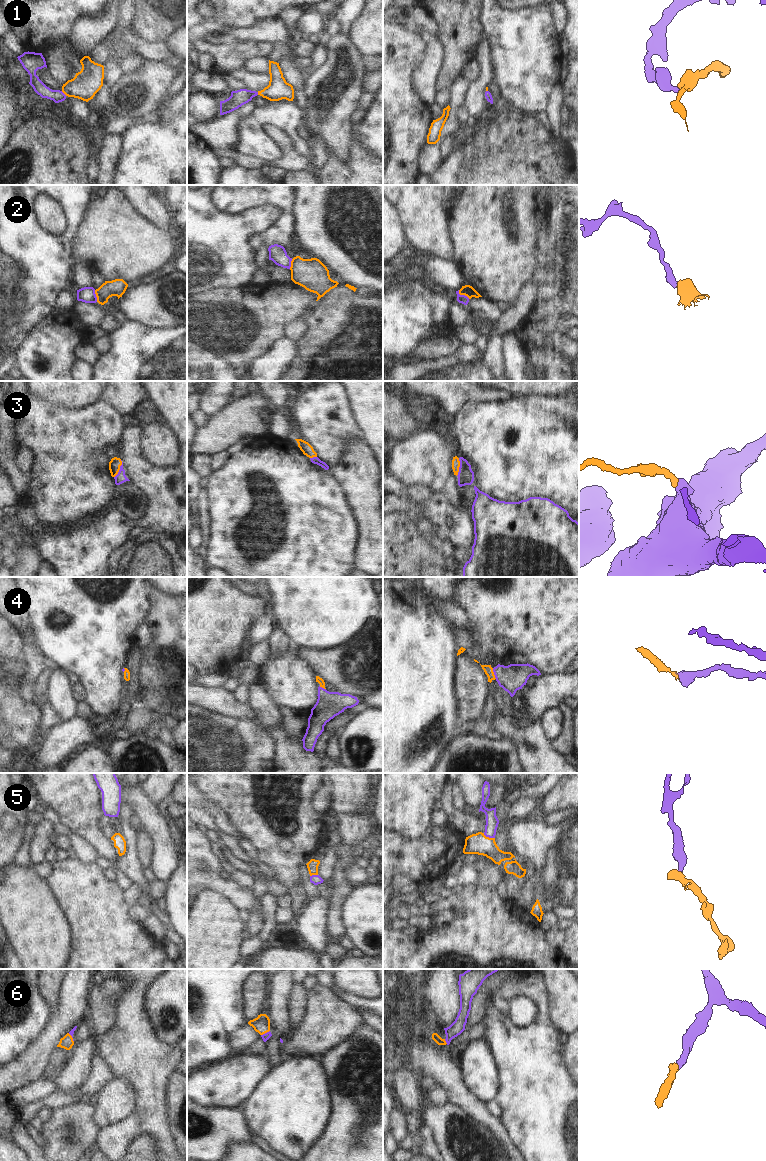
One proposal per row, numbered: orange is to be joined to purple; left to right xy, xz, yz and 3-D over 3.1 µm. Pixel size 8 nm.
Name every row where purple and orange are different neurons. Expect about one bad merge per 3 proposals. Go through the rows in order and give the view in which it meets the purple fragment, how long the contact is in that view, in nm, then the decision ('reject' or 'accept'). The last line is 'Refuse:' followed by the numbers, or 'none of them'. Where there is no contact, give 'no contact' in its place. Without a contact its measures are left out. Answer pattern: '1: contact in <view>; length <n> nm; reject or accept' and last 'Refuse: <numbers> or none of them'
1: contact in xy; length 60 nm; accept
2: contact in yz; length 120 nm; reject
3: contact in yz; length 150 nm; accept
4: contact in yz; length 90 nm; accept
5: contact in yz; length 100 nm; accept
6: contact in xz; length 80 nm; accept
Refuse: 2

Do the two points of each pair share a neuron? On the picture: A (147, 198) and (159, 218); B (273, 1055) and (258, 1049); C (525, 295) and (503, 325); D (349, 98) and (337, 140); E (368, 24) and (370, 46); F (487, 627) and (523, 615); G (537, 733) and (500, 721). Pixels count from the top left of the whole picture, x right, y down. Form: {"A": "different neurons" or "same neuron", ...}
{"A": "same neuron", "B": "different neurons", "C": "same neuron", "D": "same neuron", "E": "same neuron", "F": "same neuron", "G": "same neuron"}

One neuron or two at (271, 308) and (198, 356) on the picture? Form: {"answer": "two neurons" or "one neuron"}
{"answer": "one neuron"}

